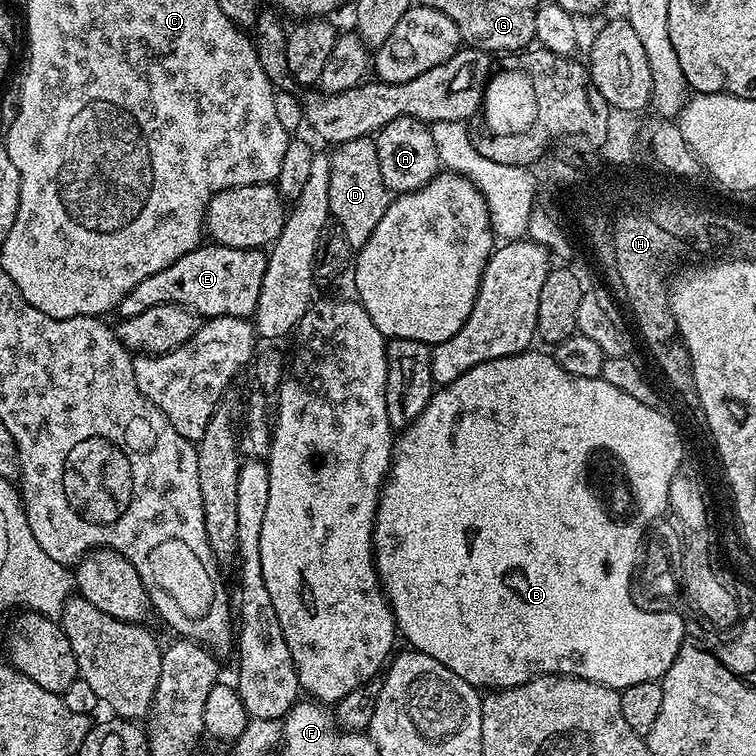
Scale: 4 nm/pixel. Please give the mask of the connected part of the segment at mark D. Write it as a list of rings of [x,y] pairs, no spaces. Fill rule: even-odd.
[[[372,136],[354,138],[345,144],[335,145],[330,152],[330,210],[335,227],[346,234],[346,242],[354,250],[366,246],[370,242],[370,234],[374,234],[374,226],[382,222],[382,214],[386,214],[390,203],[390,191],[383,181],[381,167],[378,162],[376,141]]]

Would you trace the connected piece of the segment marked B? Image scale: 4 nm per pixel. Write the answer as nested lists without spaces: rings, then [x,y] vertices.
[[[536,351],[482,362],[474,366],[474,370],[466,370],[462,378],[437,387],[426,410],[395,437],[392,467],[380,490],[376,525],[372,531],[372,557],[376,559],[380,586],[396,617],[396,631],[403,639],[404,636],[408,639],[409,649],[442,662],[446,670],[454,670],[458,678],[470,682],[477,690],[513,688],[533,676],[577,676],[617,690],[638,686],[638,682],[659,681],[666,670],[670,670],[682,643],[680,616],[676,610],[670,610],[664,620],[640,620],[640,612],[635,612],[632,605],[626,603],[626,574],[632,570],[628,536],[620,536],[622,530],[602,522],[600,507],[592,501],[592,496],[588,496],[588,488],[584,488],[582,469],[588,452],[592,452],[596,444],[608,444],[611,452],[620,452],[620,456],[624,456],[624,464],[628,464],[626,476],[632,476],[636,495],[644,508],[652,514],[656,511],[662,514],[668,508],[668,487],[674,472],[686,460],[680,432],[659,407],[651,408],[630,398],[630,394],[622,394],[622,390],[610,386],[605,380],[566,374],[566,370],[558,366],[555,355]]]

